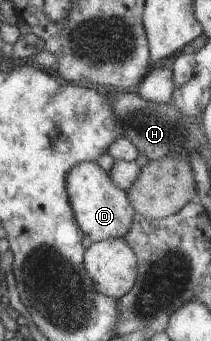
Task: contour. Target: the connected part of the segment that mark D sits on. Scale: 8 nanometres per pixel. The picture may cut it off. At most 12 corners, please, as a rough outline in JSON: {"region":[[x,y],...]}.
{"region":[[96,162],[65,177],[74,219],[92,242],[124,238],[135,211]]}

